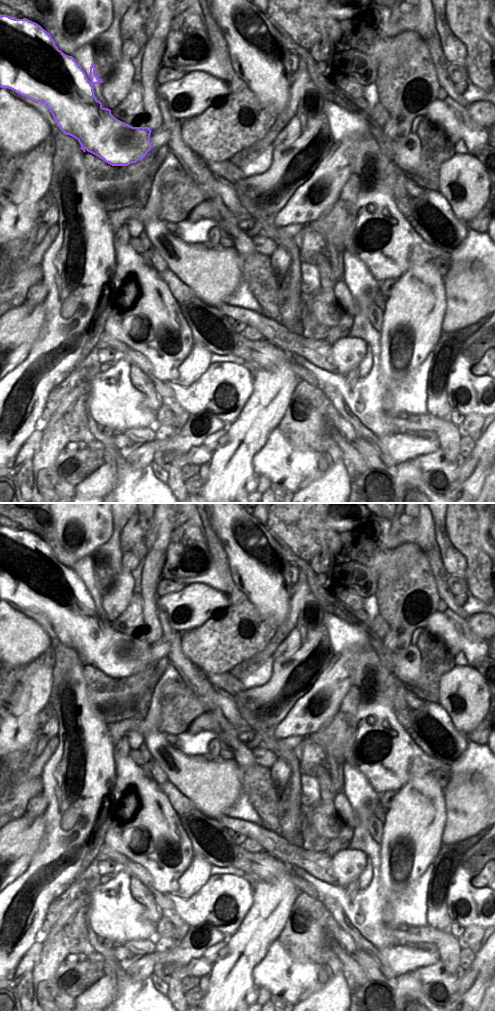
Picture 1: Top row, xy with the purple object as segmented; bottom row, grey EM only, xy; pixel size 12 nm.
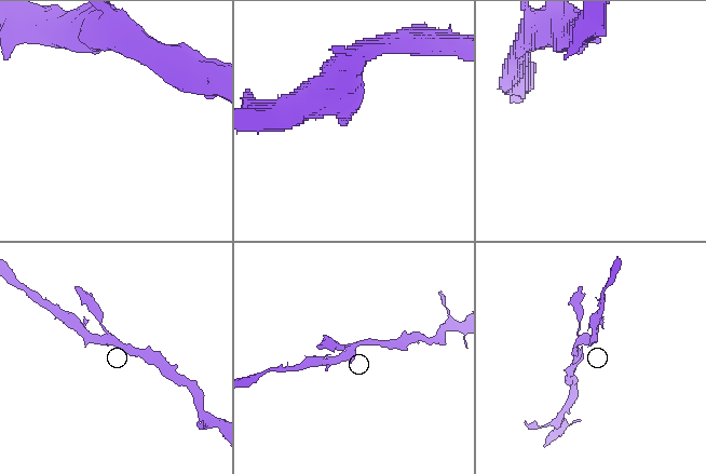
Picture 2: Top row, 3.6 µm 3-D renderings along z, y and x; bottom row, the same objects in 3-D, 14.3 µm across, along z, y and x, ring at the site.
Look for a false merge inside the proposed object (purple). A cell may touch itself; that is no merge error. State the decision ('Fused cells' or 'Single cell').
Single cell

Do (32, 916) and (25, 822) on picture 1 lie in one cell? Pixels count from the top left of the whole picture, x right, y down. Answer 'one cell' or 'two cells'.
two cells

